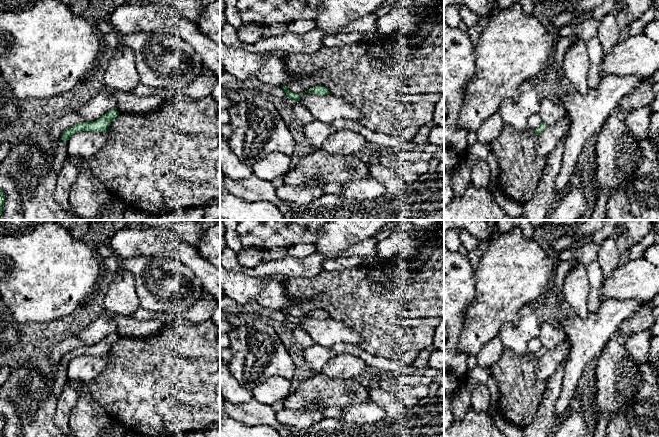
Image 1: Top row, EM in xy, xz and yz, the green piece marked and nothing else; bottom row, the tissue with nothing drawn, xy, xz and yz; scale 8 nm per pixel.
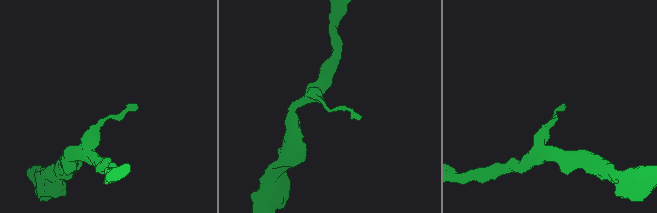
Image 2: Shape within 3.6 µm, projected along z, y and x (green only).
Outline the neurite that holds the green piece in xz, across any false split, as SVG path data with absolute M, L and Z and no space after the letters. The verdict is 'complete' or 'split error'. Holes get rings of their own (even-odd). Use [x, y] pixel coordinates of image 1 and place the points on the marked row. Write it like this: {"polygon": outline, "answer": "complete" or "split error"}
{"polygon": "M286 85L282 86L281 88L285 91L286 97L291 99L293 102L297 102L300 99L301 95L305 94L305 93L316 94L316 95L321 95L321 96L330 94L329 90L324 86L316 86L314 88L311 88L309 90L307 90L303 93L299 93L299 94L295 94L293 92L291 92L288 89L288 86L286 86Z", "answer": "complete"}

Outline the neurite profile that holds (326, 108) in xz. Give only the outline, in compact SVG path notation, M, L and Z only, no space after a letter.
M305 93L297 103L306 107L315 120L323 123L332 122L335 119L359 121L362 118L362 114L354 106L331 94L321 96Z

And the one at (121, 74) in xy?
M120 44L114 51L103 77L104 87L131 92L139 83L134 51Z

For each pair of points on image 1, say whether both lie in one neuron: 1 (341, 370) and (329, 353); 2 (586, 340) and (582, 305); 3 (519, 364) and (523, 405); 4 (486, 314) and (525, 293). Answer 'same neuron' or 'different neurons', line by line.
1: different neurons
2: different neurons
3: same neuron
4: same neuron

